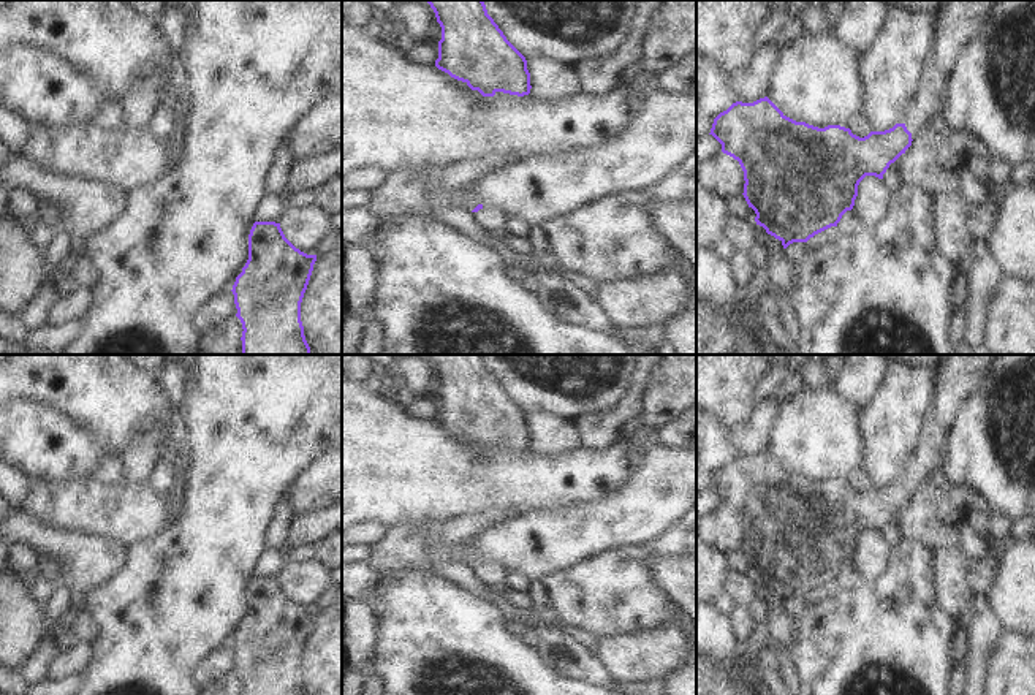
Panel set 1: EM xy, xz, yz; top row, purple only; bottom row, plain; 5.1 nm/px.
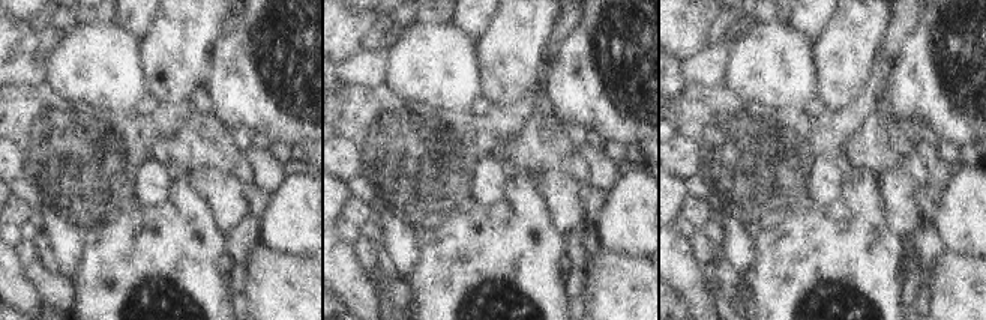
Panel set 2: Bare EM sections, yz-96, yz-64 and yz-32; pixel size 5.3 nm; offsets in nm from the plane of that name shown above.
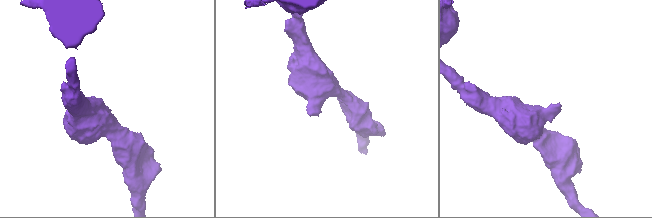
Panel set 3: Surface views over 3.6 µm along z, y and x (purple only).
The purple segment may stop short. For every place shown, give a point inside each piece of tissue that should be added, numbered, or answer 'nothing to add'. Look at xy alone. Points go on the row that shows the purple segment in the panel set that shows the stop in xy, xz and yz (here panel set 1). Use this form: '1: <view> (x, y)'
nothing to add

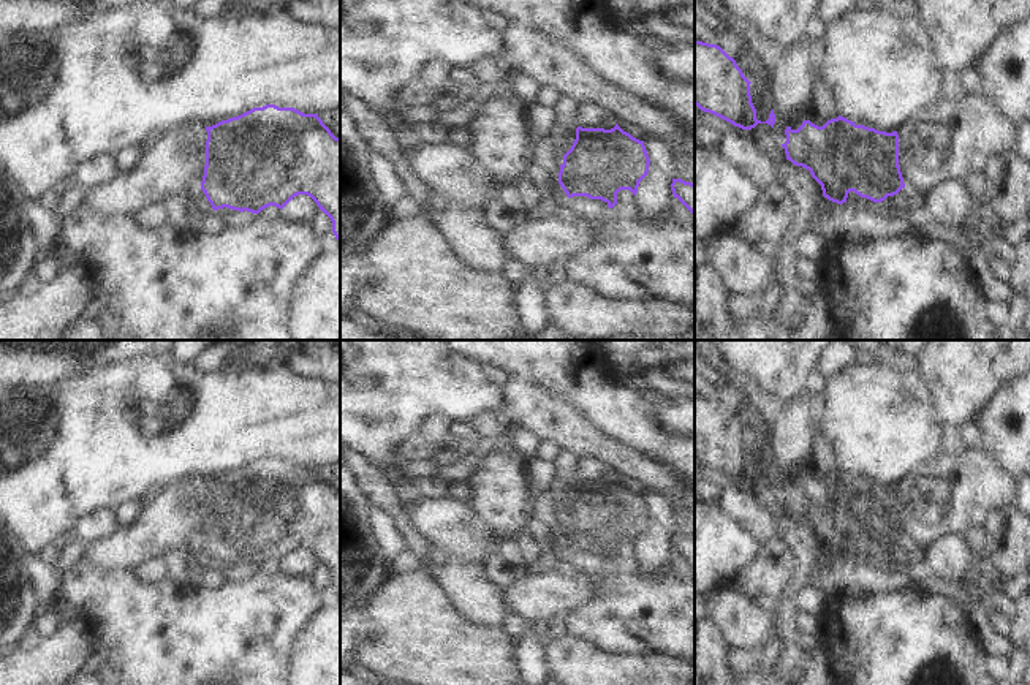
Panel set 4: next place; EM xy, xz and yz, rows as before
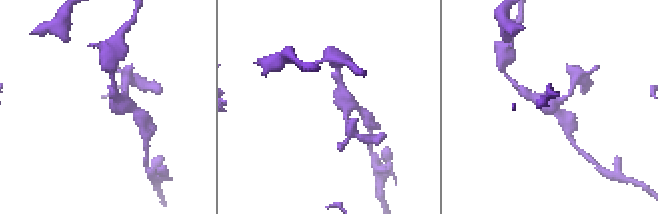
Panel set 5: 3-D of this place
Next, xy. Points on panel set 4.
nothing to add

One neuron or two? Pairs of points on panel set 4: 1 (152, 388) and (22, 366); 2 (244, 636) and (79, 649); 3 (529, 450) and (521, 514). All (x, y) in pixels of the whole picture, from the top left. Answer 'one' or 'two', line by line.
1: two
2: two
3: two

